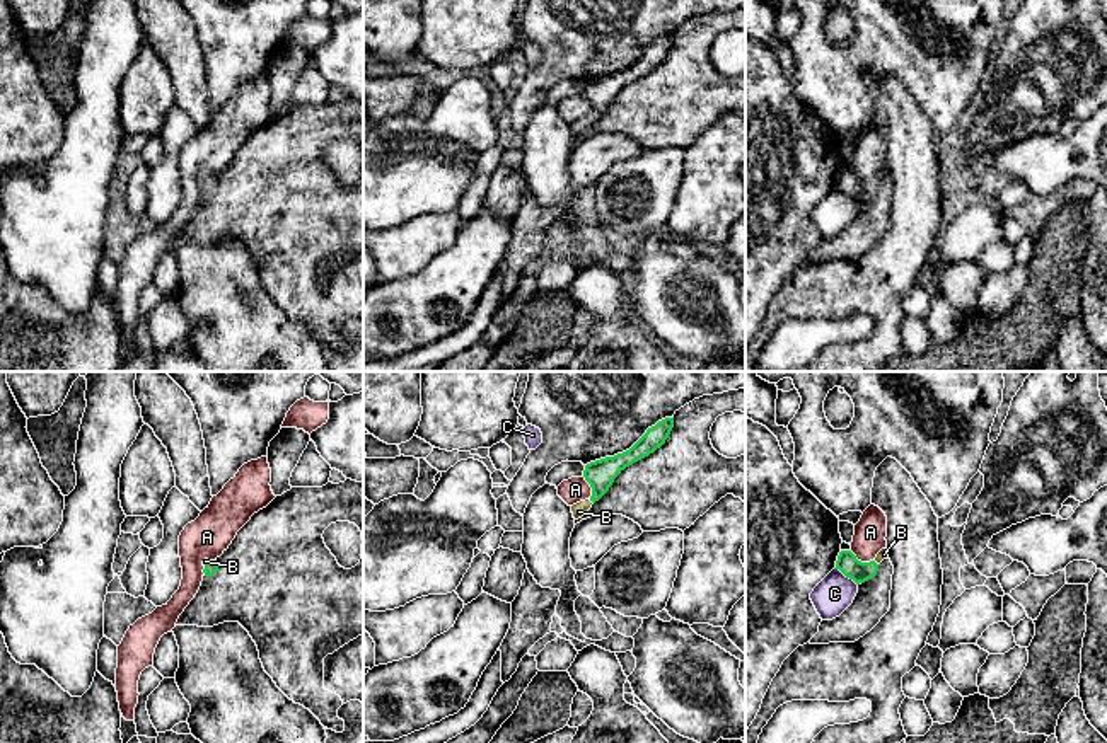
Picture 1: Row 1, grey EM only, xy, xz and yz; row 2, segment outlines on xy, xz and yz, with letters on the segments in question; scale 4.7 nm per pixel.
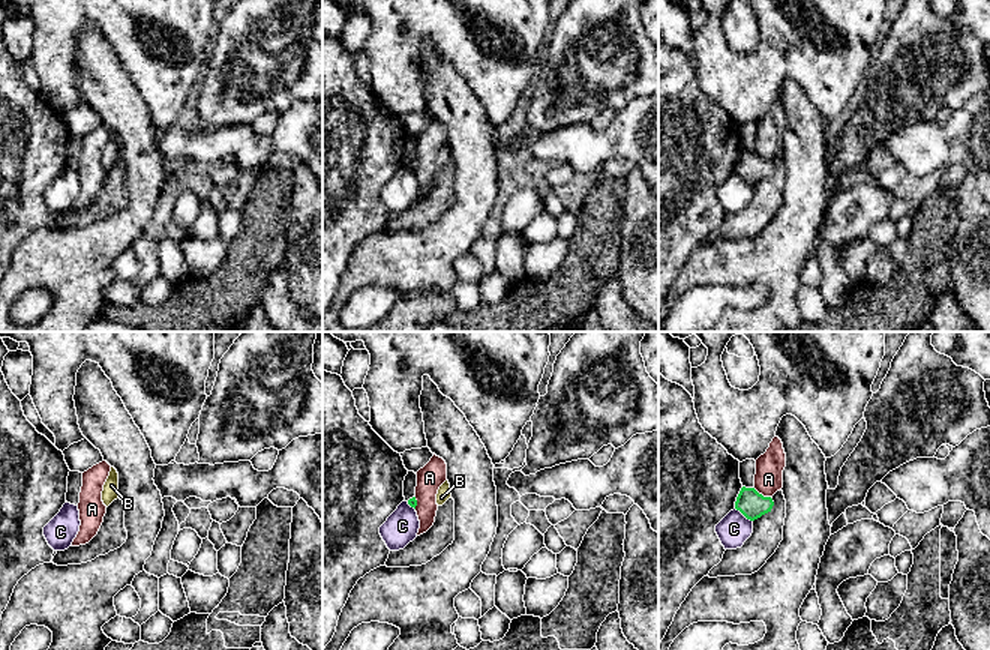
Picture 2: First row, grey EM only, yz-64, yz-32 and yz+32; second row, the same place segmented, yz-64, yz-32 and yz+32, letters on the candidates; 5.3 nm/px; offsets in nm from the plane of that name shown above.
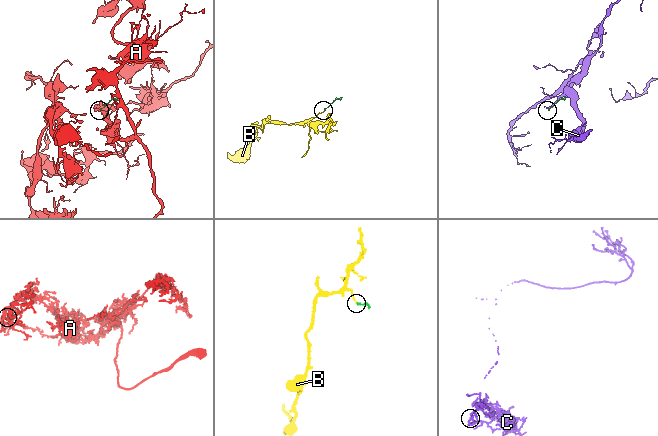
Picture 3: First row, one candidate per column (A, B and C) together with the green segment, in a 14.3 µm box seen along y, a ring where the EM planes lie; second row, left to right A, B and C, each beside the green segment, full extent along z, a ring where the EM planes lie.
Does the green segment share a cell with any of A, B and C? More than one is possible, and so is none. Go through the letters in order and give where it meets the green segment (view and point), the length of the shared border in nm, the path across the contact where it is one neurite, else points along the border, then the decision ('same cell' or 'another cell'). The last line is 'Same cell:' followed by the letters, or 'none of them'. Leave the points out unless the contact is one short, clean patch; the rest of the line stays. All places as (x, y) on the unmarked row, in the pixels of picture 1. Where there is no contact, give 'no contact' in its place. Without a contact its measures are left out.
A: contact yz (860, 179); length 130 nm; border yz (850, 169), (862, 179), (874, 179); another cell
B: contact xy (207, 181); length 40 nm; way xy (212, 184), (207, 181), (205, 179); same cell
C: contact yz (846, 195); length 140 nm; another cell
Same cell: B

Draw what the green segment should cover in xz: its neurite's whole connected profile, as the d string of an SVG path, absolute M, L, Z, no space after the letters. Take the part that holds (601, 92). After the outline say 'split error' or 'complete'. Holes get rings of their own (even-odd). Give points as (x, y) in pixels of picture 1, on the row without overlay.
M665 36L646 51L626 70L614 75L606 75L585 84L583 95L592 106L592 114L571 124L573 136L582 136L595 119L599 119L612 104L614 97L635 80L648 75L660 66L674 46L674 36Z; split error

